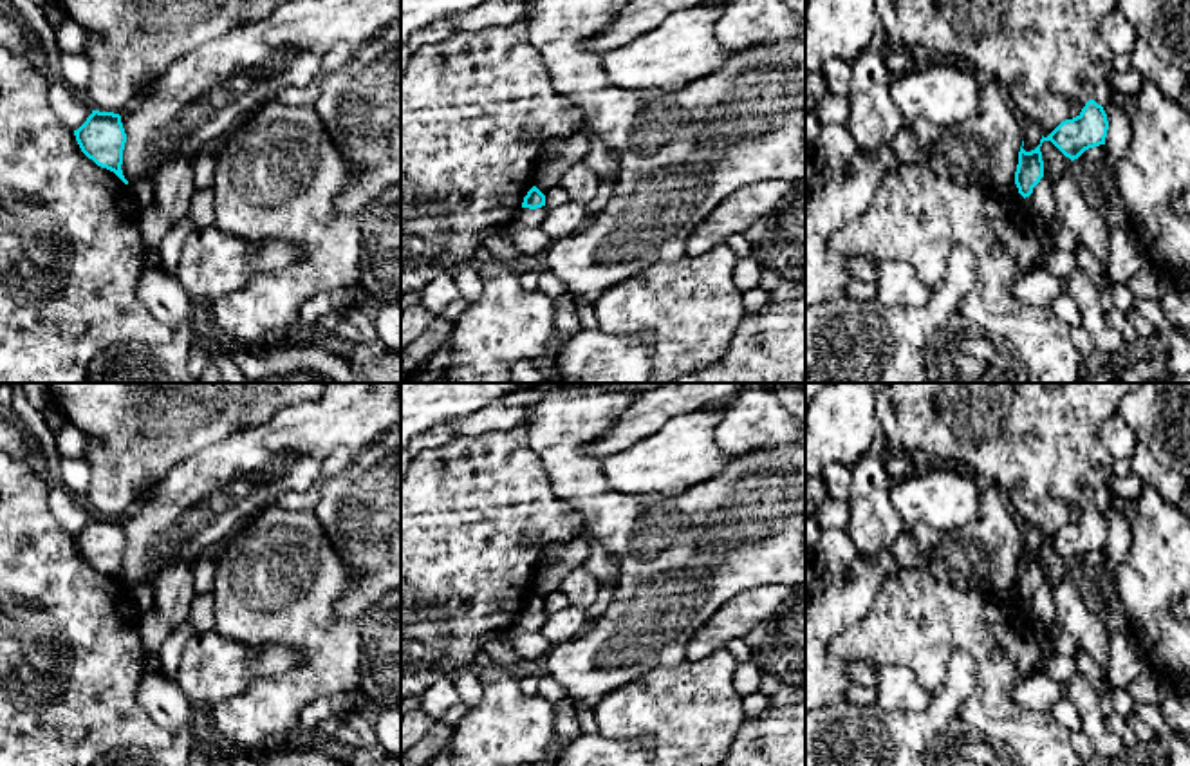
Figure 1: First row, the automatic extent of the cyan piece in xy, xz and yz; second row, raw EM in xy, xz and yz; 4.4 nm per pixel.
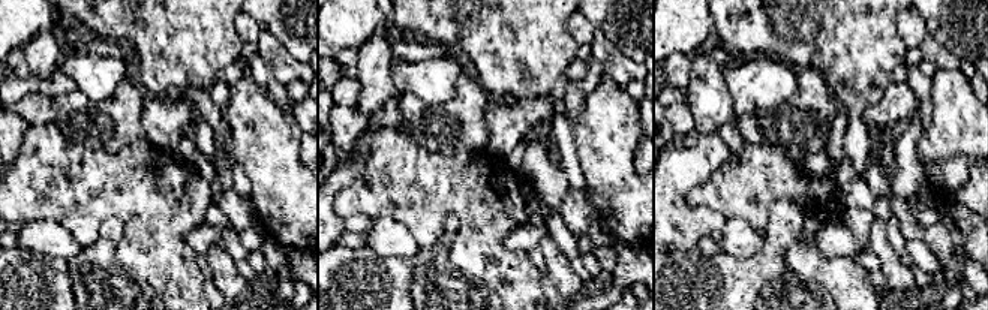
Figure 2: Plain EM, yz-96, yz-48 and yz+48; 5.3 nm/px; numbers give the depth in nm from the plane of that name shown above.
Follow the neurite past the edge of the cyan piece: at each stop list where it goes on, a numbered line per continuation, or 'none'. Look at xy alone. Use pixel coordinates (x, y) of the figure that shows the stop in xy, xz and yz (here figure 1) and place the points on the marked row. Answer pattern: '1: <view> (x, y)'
none

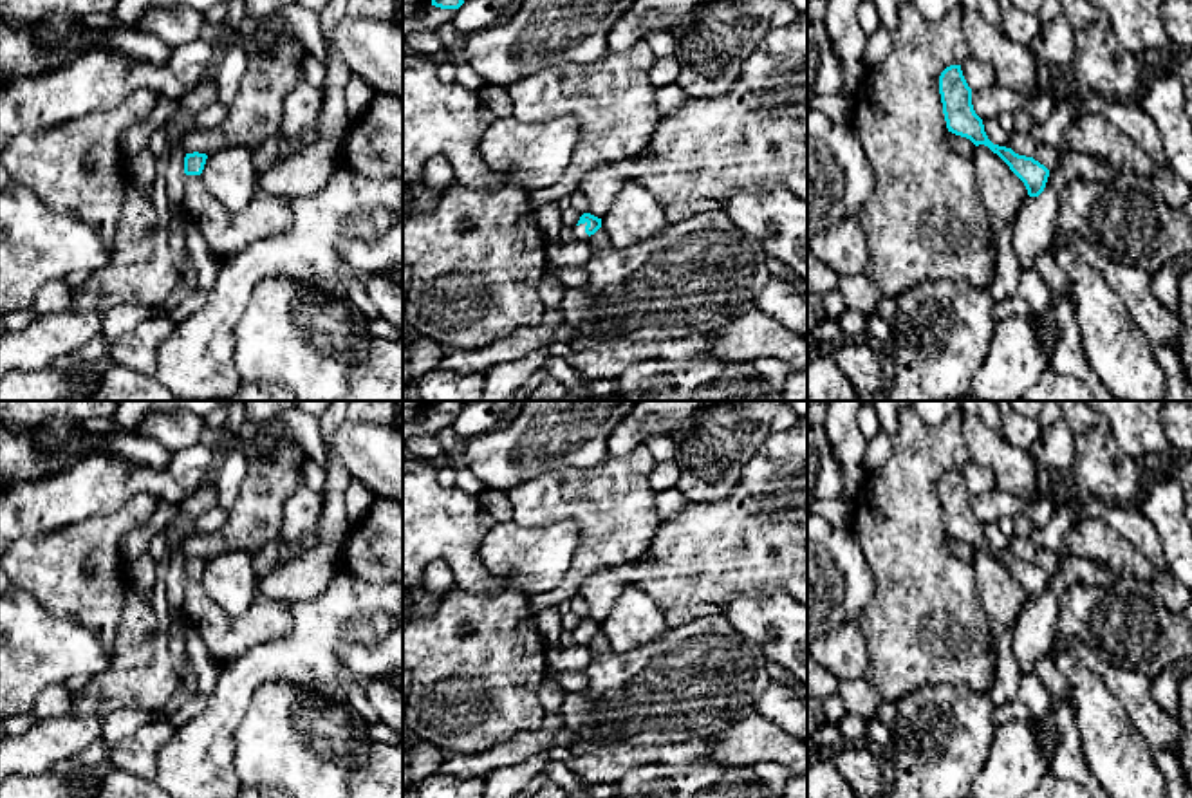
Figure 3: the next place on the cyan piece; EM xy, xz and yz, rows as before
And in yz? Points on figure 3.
none

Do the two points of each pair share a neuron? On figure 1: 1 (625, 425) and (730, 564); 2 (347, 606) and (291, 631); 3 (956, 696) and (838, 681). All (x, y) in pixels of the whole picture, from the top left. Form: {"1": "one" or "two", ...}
{"1": "two", "2": "two", "3": "two"}

